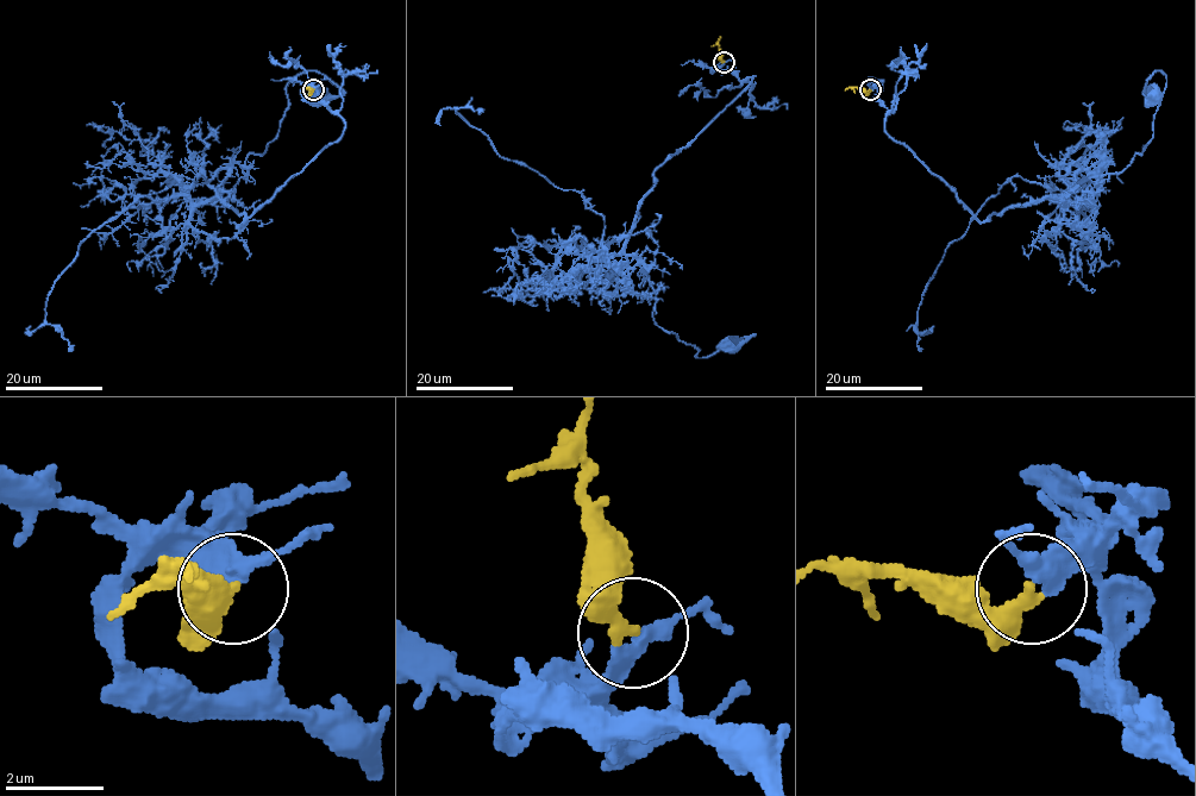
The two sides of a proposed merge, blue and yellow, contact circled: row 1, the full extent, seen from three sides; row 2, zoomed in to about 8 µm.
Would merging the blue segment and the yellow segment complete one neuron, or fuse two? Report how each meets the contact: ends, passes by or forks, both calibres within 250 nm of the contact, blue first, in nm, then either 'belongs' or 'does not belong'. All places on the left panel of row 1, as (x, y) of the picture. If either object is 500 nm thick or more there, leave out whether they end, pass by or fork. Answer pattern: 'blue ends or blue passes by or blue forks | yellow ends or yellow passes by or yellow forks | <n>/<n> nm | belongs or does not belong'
blue passes by | yellow ends | 300/280 nm | belongs

